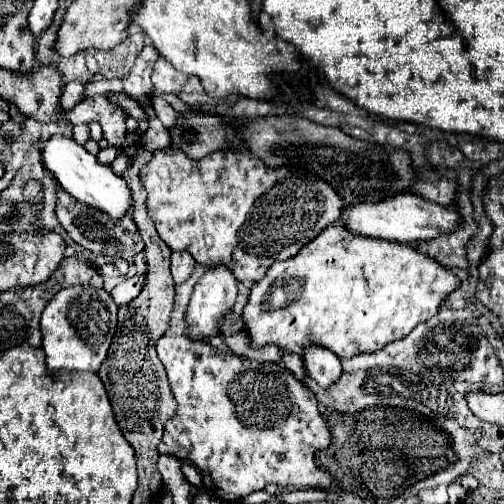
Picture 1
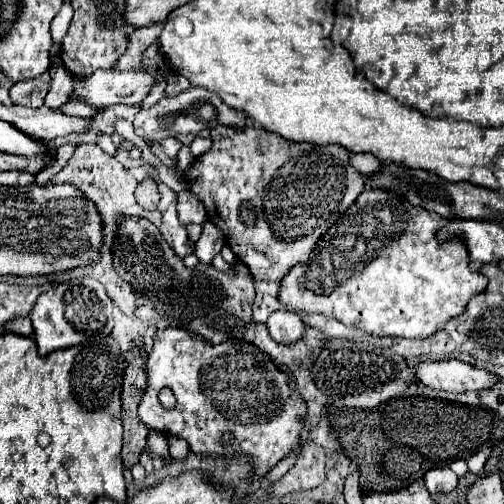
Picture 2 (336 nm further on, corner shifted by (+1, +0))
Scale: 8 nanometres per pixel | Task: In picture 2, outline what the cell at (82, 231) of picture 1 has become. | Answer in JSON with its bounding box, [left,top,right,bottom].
[111,216,255,344]

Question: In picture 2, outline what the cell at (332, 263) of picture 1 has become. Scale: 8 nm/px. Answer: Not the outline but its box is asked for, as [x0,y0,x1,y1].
[279,190,487,338]

